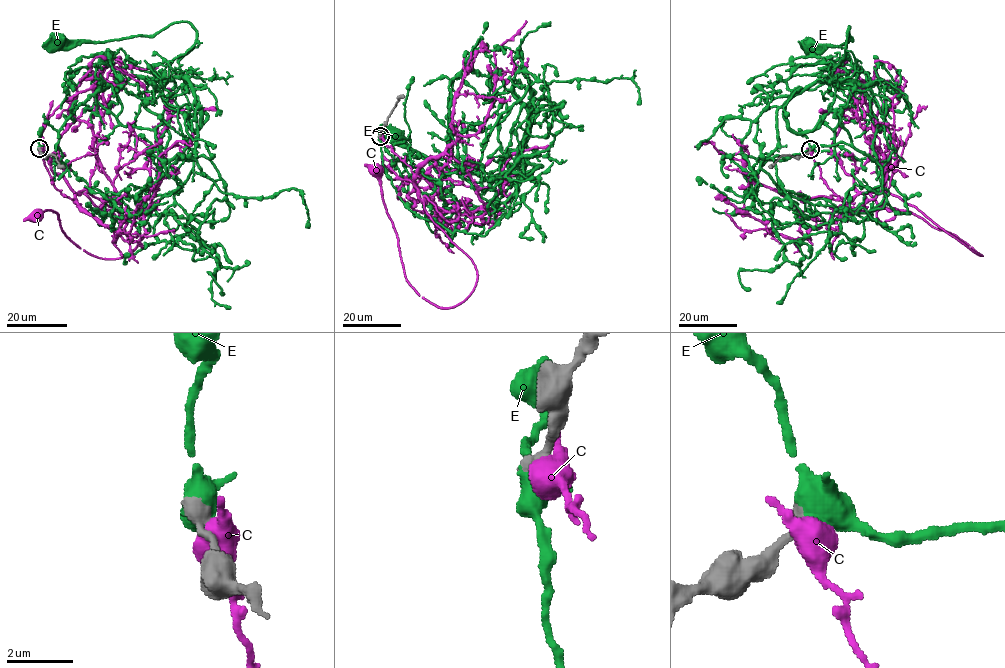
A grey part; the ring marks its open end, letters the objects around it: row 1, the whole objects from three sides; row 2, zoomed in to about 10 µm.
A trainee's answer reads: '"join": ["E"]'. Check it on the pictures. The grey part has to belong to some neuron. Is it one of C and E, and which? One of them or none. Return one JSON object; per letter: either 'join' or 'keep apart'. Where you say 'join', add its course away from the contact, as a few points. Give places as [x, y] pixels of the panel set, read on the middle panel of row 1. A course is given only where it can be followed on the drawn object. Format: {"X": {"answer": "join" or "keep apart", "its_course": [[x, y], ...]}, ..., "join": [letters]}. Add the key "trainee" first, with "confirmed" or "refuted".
{"trainee": "confirmed", "C": {"answer": "keep apart"}, "E": {"answer": "join", "its_course": [[380, 136], [398, 196], [452, 232], [513, 208], [492, 202], [505, 158], [531, 173], [451, 171], [396, 136]]}, "join": ["E"]}

